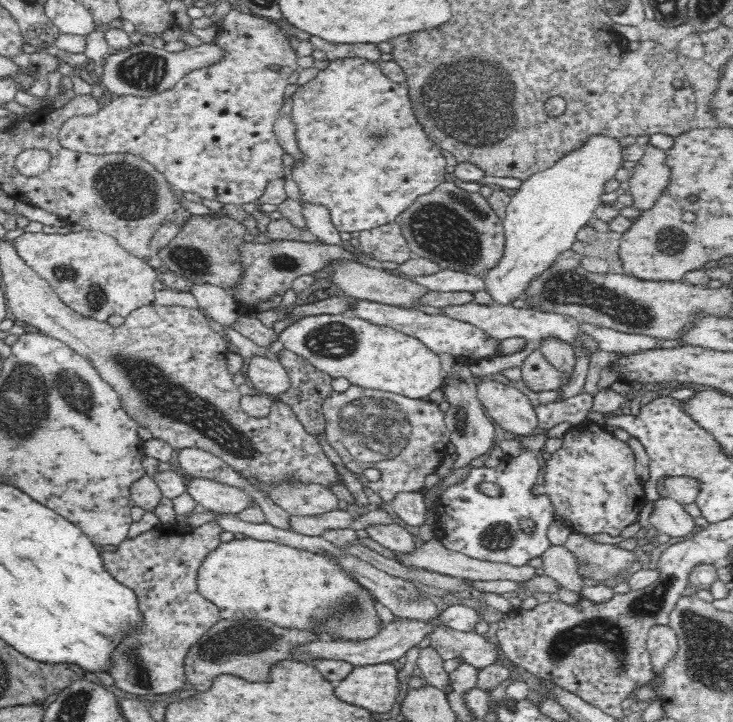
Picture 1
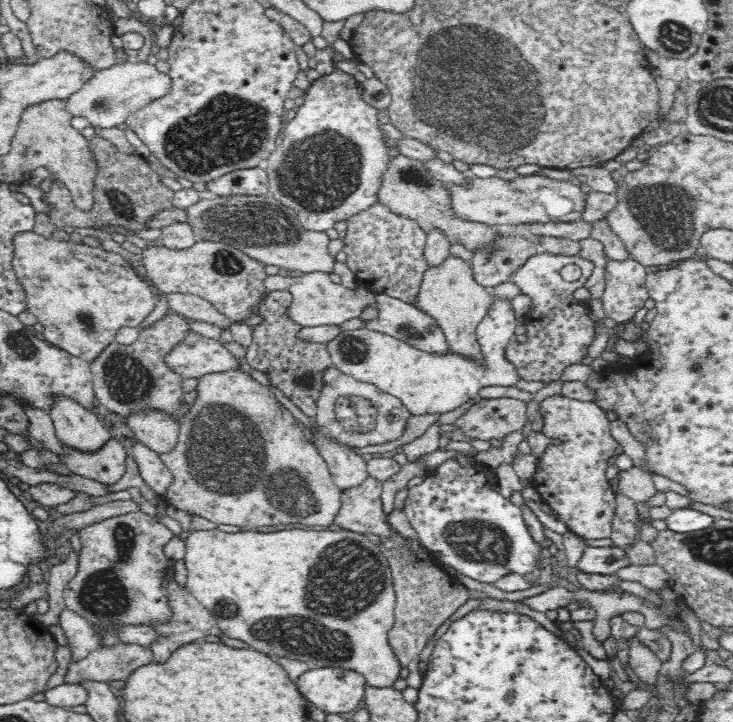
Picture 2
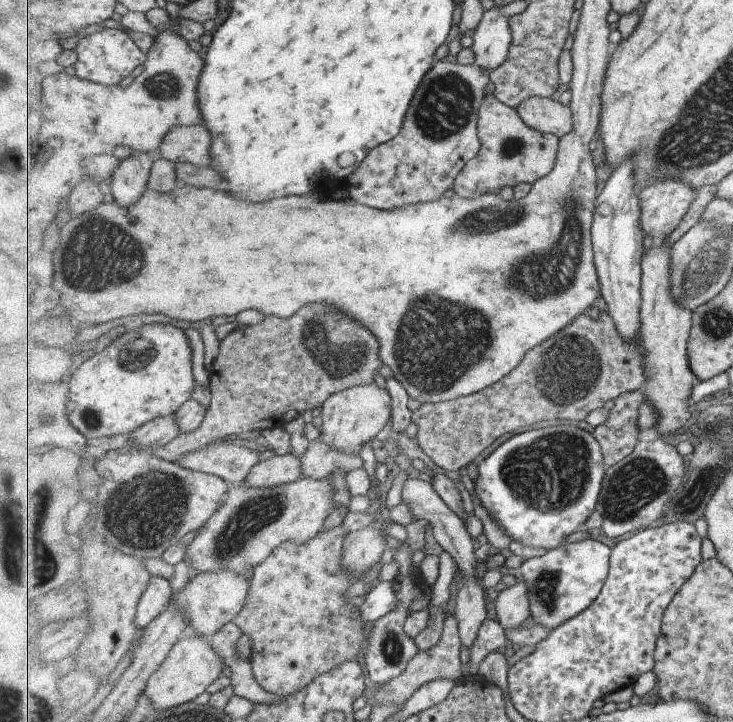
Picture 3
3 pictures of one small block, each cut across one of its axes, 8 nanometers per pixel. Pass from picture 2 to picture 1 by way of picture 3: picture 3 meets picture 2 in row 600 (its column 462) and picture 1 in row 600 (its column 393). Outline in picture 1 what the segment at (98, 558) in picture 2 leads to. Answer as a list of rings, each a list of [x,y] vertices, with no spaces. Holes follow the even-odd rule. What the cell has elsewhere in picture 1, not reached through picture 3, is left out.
[[[215,521],[197,527],[181,527],[177,523],[160,523],[151,531],[135,537],[126,537],[114,551],[102,551],[103,559],[118,582],[136,591],[140,610],[144,613],[145,627],[126,637],[112,655],[113,669],[109,672],[115,686],[131,692],[148,694],[172,694],[188,687],[185,675],[185,658],[204,633],[221,619],[218,608],[197,591],[197,572],[206,556],[220,546],[223,528]]]

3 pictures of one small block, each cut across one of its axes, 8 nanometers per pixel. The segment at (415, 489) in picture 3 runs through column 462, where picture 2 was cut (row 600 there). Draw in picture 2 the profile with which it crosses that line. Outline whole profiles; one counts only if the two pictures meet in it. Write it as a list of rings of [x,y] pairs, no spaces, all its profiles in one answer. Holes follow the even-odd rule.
[[[552,587],[541,594],[536,596],[530,596],[530,598],[522,598],[520,604],[524,604],[526,608],[530,610],[536,610],[536,612],[544,612],[553,614],[557,608],[566,607],[571,602],[579,602],[582,604],[584,600],[587,600],[588,604],[596,610],[596,622],[593,623],[591,630],[592,634],[598,638],[598,640],[606,640],[611,635],[611,618],[624,614],[628,611],[637,611],[644,614],[645,623],[644,627],[650,630],[657,630],[662,628],[664,624],[670,624],[670,620],[654,606],[654,604],[648,604],[649,600],[643,600],[638,596],[634,596],[626,591],[621,592],[588,592],[587,590],[579,589],[578,591],[568,590],[564,587]]]

